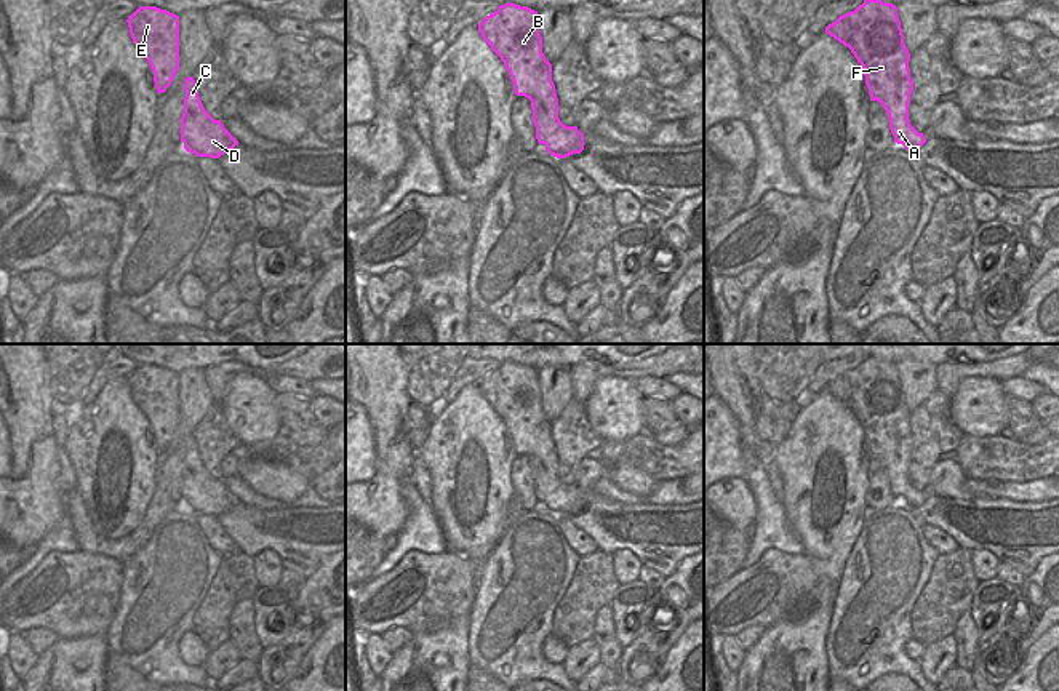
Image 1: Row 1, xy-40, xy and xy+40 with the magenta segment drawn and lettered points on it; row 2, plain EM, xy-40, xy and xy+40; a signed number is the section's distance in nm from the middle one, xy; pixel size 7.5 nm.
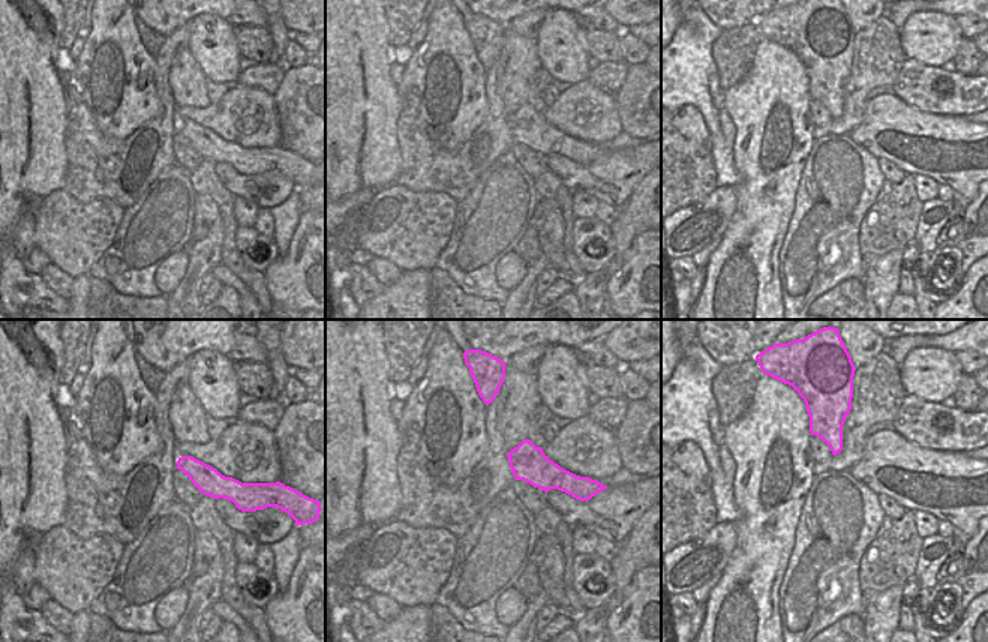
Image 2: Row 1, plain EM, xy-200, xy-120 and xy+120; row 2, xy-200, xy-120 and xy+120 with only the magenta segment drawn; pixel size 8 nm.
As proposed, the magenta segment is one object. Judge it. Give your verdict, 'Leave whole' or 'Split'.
Leave whole.

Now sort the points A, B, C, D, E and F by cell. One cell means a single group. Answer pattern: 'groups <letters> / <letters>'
groups A B C D E F

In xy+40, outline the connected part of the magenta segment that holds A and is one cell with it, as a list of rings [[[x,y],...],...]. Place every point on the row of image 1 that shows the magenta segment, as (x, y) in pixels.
[[[864,0],[854,11],[849,11],[829,24],[825,32],[848,46],[862,66],[870,101],[878,101],[886,110],[894,142],[902,144],[909,152],[917,152],[926,139],[909,120],[913,82],[909,69],[910,53],[904,43],[896,5],[881,0]]]

